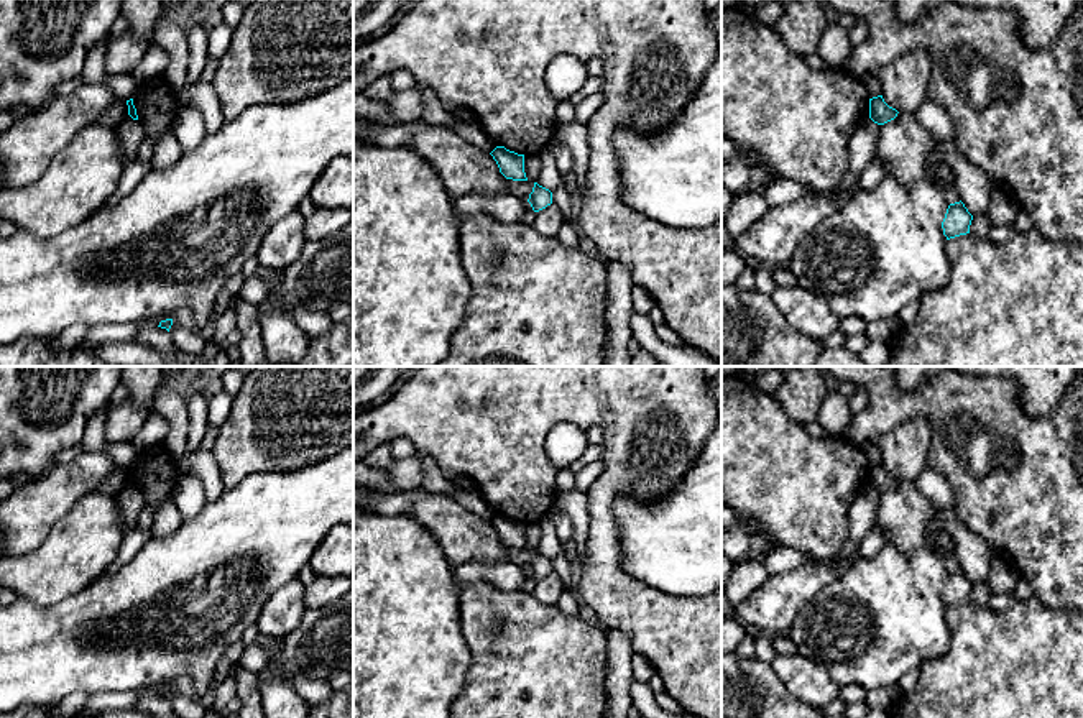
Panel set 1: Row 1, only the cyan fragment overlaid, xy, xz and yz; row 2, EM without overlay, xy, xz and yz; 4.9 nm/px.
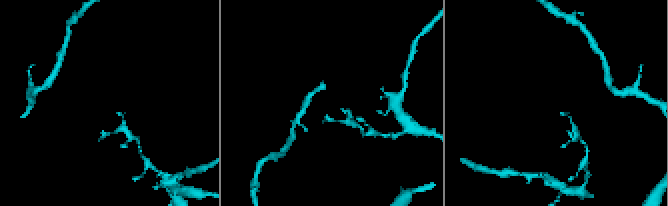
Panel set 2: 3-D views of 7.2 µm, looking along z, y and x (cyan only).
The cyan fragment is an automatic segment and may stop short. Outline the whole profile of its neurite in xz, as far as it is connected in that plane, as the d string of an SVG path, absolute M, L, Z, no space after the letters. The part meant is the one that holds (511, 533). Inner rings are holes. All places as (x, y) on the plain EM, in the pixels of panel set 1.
M496 514L490 522L506 547L528 549L524 541L524 522L509 519L505 514Z

